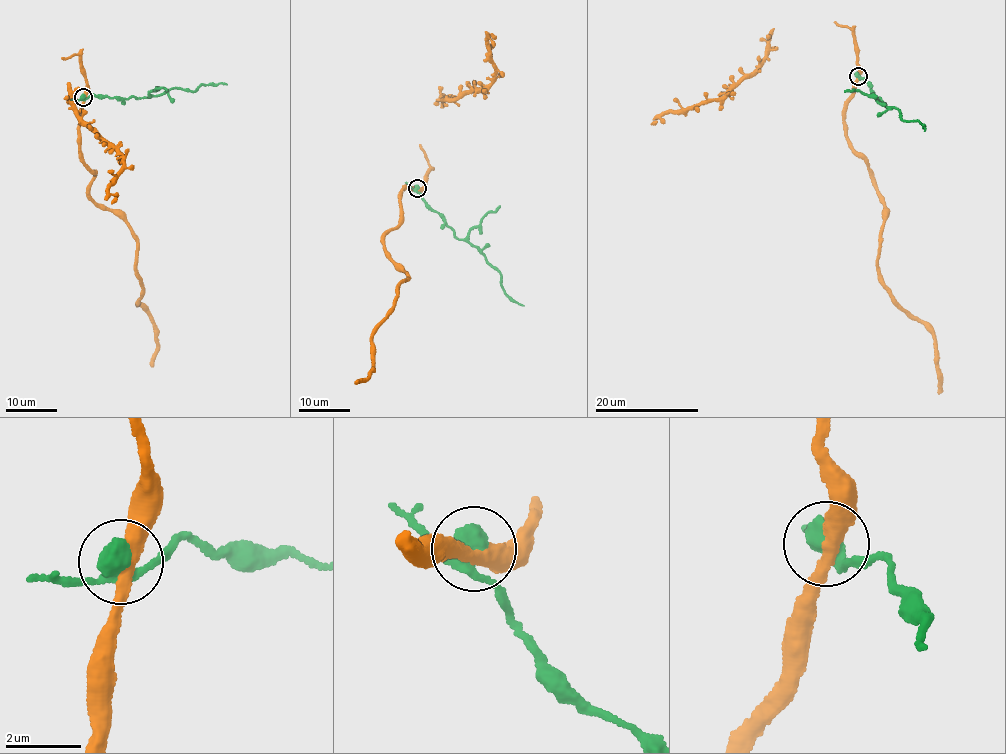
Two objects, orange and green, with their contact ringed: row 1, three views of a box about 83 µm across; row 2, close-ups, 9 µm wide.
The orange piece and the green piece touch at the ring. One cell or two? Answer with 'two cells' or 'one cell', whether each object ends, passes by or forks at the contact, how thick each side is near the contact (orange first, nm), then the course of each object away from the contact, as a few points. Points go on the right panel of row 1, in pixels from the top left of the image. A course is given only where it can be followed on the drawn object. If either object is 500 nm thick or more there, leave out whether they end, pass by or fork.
two cells | orange passes by | green passes by | 380/460 nm | orange via (858, 76), (844, 131), (864, 159), (884, 207), (877, 276), (896, 304), (930, 331), (939, 393) | green via (858, 76), (866, 78), (869, 88), (882, 99), (883, 106), (897, 108), (902, 120), (918, 121), (924, 131)

